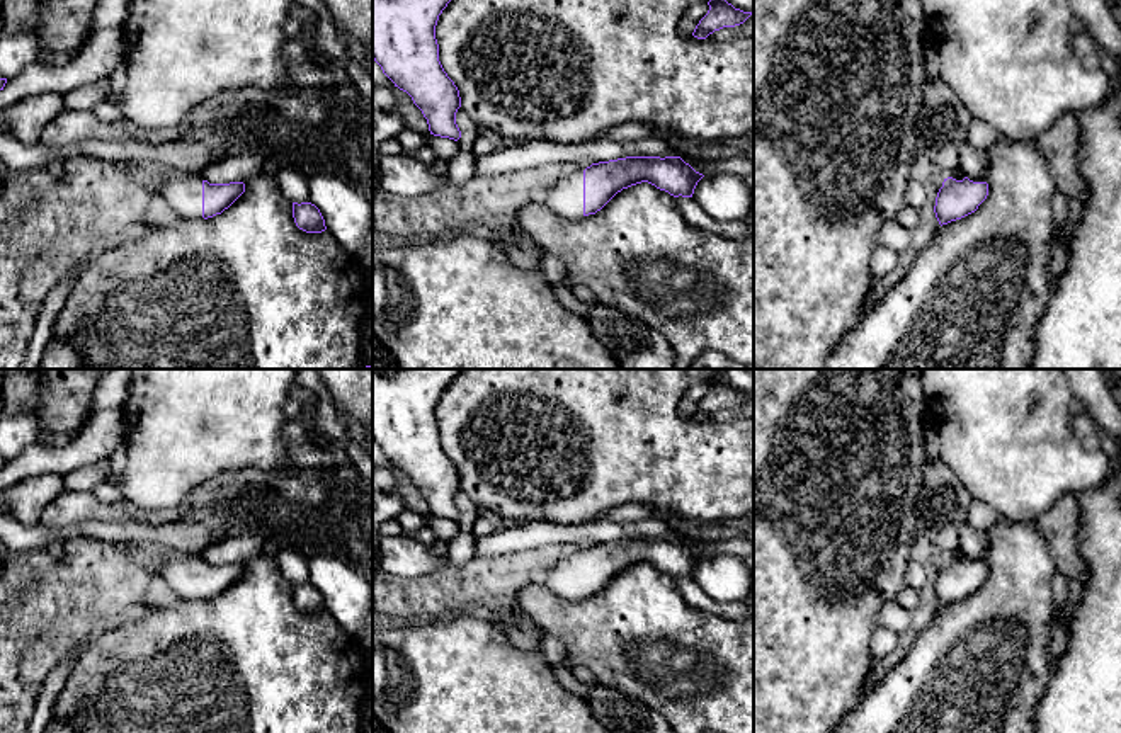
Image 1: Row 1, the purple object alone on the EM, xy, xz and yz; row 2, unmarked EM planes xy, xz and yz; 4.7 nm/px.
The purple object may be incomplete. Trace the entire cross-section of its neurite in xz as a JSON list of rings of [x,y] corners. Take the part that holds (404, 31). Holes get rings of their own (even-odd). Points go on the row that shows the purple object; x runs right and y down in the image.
[[[373,0],[373,60],[407,92],[434,136],[458,141],[459,90],[439,61],[435,26],[451,0]]]

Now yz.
[[[985,175],[976,179],[947,177],[937,192],[934,213],[939,224],[961,219],[975,213],[988,196],[988,182]]]

